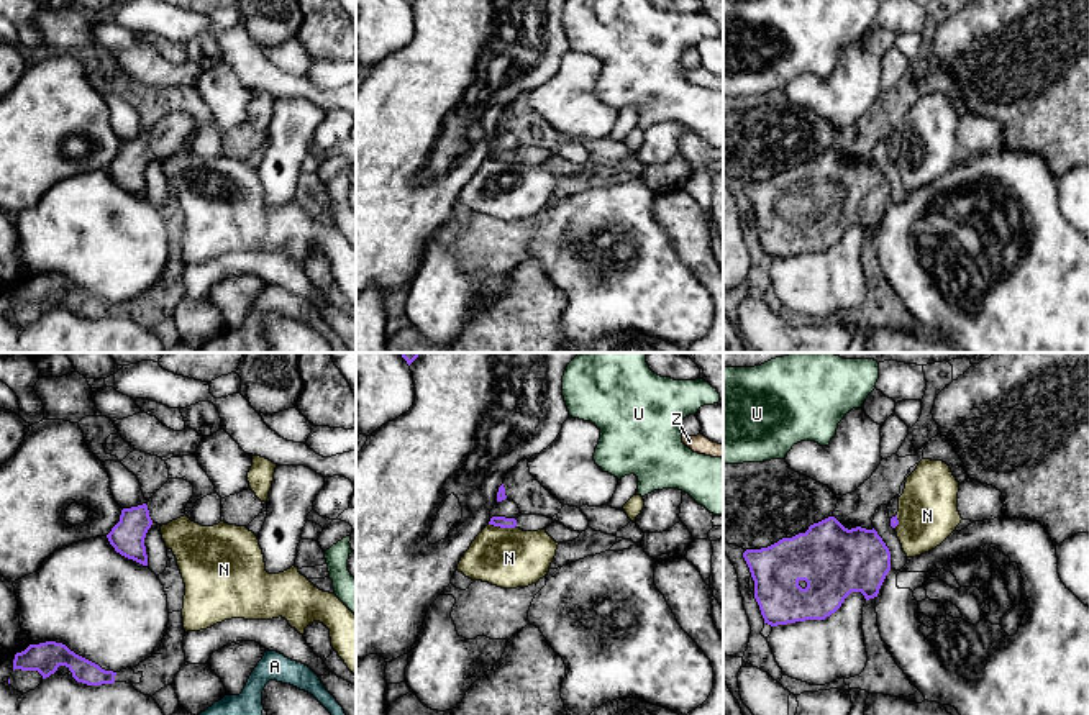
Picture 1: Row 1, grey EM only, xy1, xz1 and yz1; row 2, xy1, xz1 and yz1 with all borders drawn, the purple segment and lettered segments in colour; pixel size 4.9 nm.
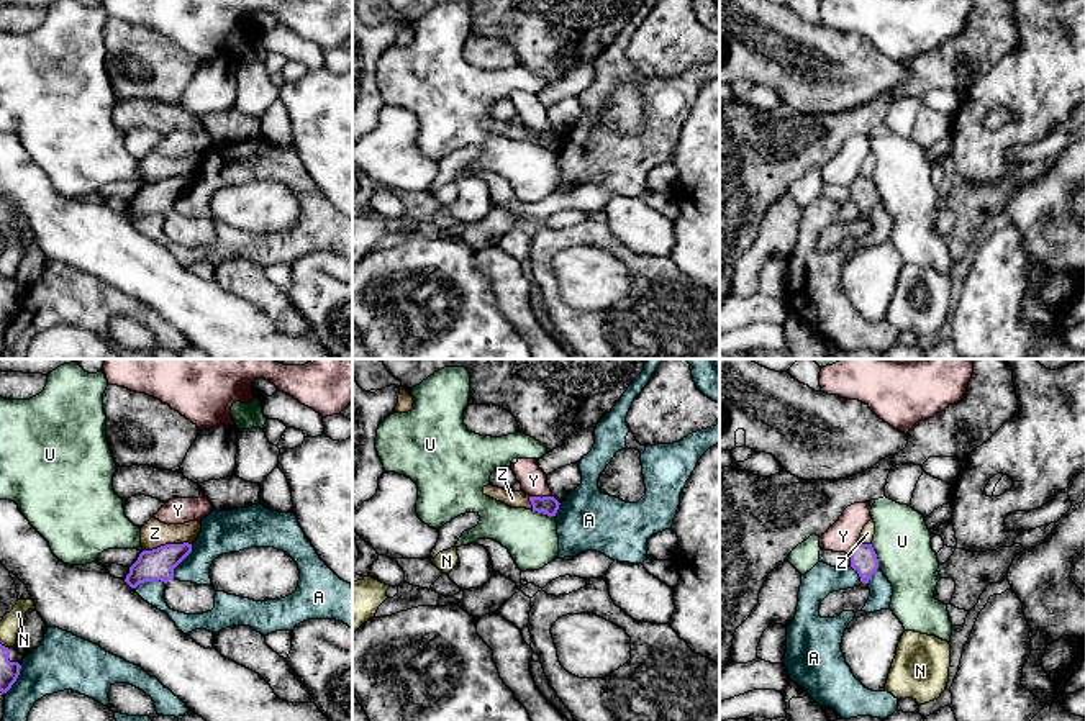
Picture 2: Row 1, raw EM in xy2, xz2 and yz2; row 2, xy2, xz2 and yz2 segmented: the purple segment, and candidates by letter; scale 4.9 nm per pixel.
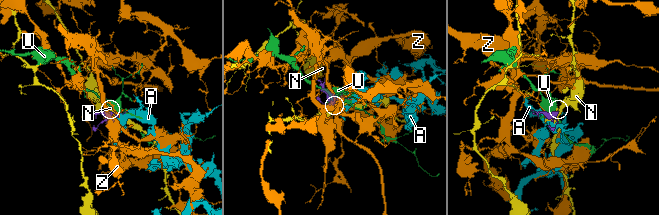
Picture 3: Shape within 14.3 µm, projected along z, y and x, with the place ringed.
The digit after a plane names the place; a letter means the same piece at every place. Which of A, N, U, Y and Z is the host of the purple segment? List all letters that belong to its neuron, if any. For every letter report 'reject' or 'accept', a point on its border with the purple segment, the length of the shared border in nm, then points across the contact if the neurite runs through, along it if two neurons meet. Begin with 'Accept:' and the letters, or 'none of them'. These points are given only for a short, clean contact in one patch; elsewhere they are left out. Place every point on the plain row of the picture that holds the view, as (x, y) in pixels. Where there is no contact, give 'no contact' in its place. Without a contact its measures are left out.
Accept: none of them
A: reject; meets purple in xy2 at (182, 192); contact 190 nm long
N: reject; meets purple in xz1 at (502, 159); contact 140 nm long
U: reject; meets purple in yz2 at (876, 189); contact 130 nm long
Y: reject; meets purple in xz2 at (540, 130); contact 110 nm long; border along xz2 (530, 128), (551, 130)
Z: reject; meets purple in xy2 at (166, 177); contact 240 nm long

